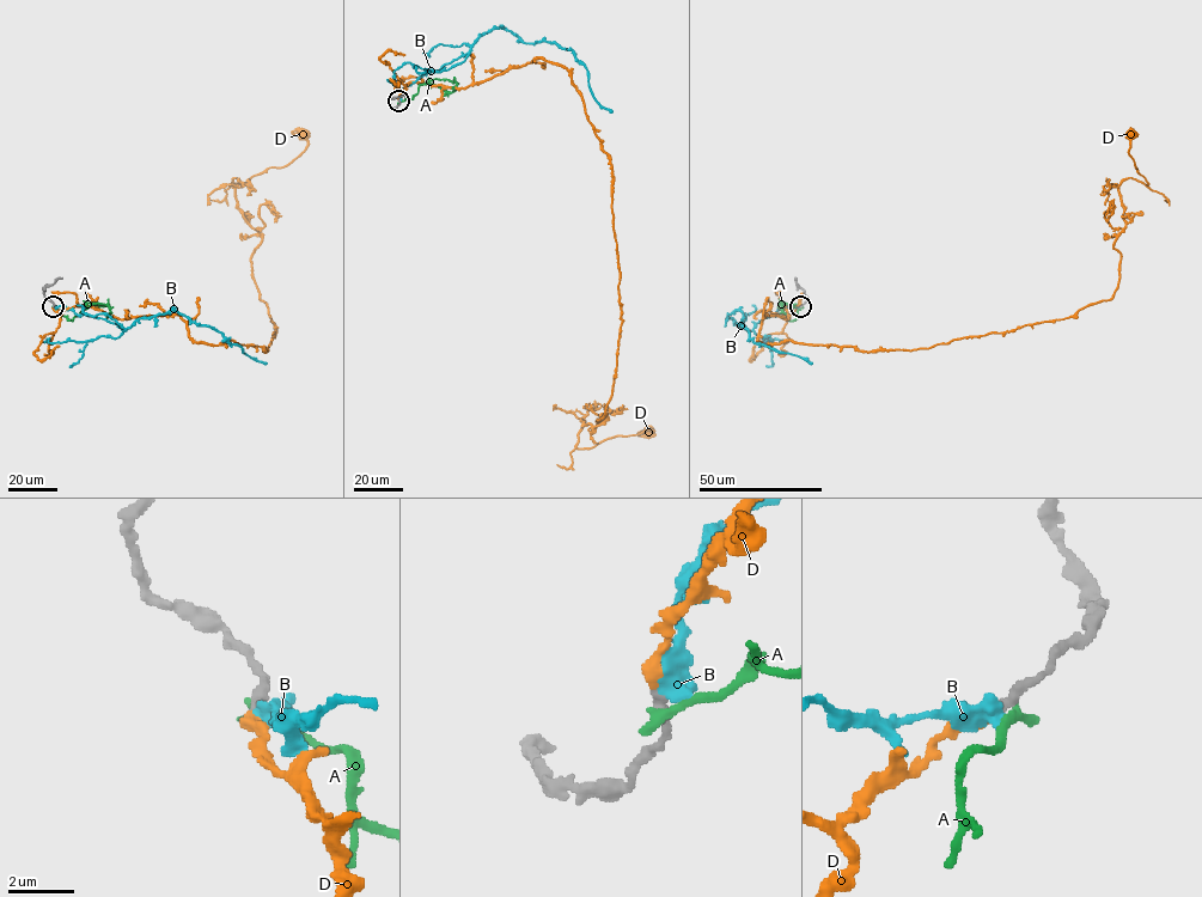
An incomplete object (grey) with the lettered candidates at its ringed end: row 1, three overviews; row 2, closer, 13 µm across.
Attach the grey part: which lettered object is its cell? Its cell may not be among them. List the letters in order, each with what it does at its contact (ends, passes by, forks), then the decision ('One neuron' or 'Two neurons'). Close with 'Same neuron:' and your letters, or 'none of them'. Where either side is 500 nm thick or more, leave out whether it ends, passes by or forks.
A: It ends there. Two neurons
B: Two neurons
D: It ends there. One neuron
Same neuron: D

